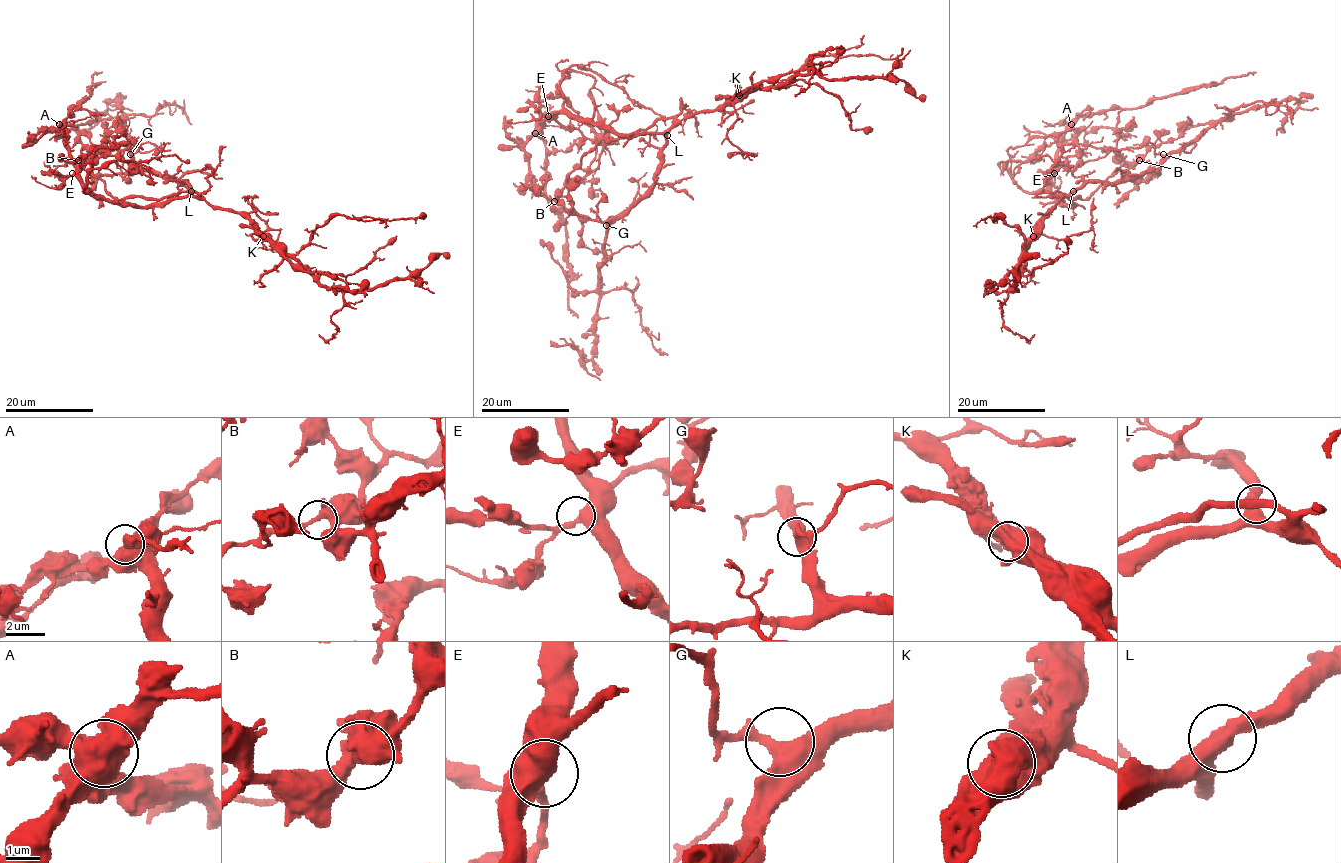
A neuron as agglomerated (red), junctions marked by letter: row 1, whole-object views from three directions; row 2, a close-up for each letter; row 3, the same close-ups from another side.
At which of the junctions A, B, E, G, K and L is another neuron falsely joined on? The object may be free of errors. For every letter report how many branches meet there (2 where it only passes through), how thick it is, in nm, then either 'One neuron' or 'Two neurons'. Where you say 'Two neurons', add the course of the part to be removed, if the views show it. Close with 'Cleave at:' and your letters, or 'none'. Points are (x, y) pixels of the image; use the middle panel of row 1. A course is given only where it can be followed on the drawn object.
A: Branches: 1. Thickness 850 nm. One neuron
B: Branches: 2. Thickness 380 nm. One neuron
E: Branches: 2. Thickness 480 nm. One neuron
G: Branches: 2. Thickness 480 nm. One neuron
K: Branches: 1. Thickness 1200 nm. Two neurons. Course of the part to remove: (739, 94), (763, 81), (774, 81), (782, 74), (826, 67), (837, 57), (837, 48), (827, 48), (808, 57)
L: Branches: 2. Thickness 500 nm. One neuron
Cleave at: K

